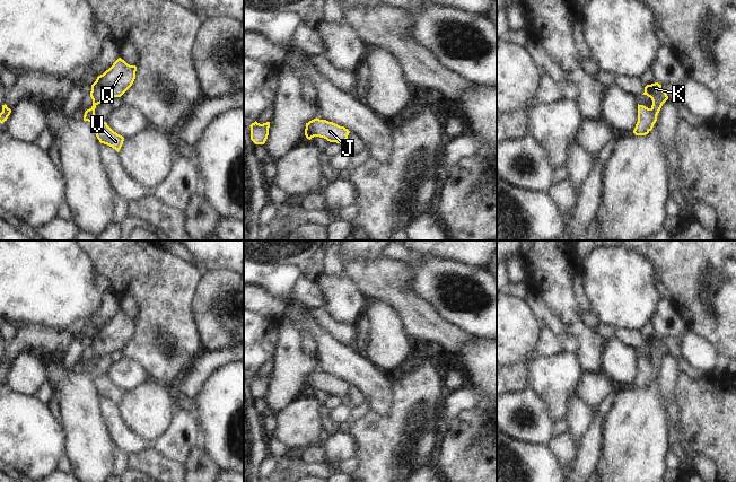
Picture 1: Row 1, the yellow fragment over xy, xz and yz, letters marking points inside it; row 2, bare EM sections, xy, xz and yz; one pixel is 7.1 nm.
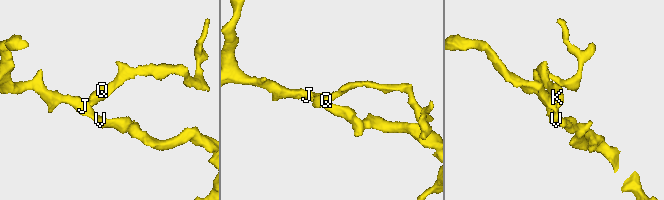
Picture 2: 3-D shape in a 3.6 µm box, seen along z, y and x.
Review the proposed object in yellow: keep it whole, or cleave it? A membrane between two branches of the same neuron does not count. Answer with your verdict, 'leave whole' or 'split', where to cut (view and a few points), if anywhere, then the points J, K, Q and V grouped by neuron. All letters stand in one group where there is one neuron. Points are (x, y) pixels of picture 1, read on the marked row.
split; cut yz (650, 108), (656, 115); groups J V / K Q

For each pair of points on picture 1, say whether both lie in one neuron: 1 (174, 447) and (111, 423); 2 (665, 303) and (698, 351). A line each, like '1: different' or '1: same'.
1: same
2: same

